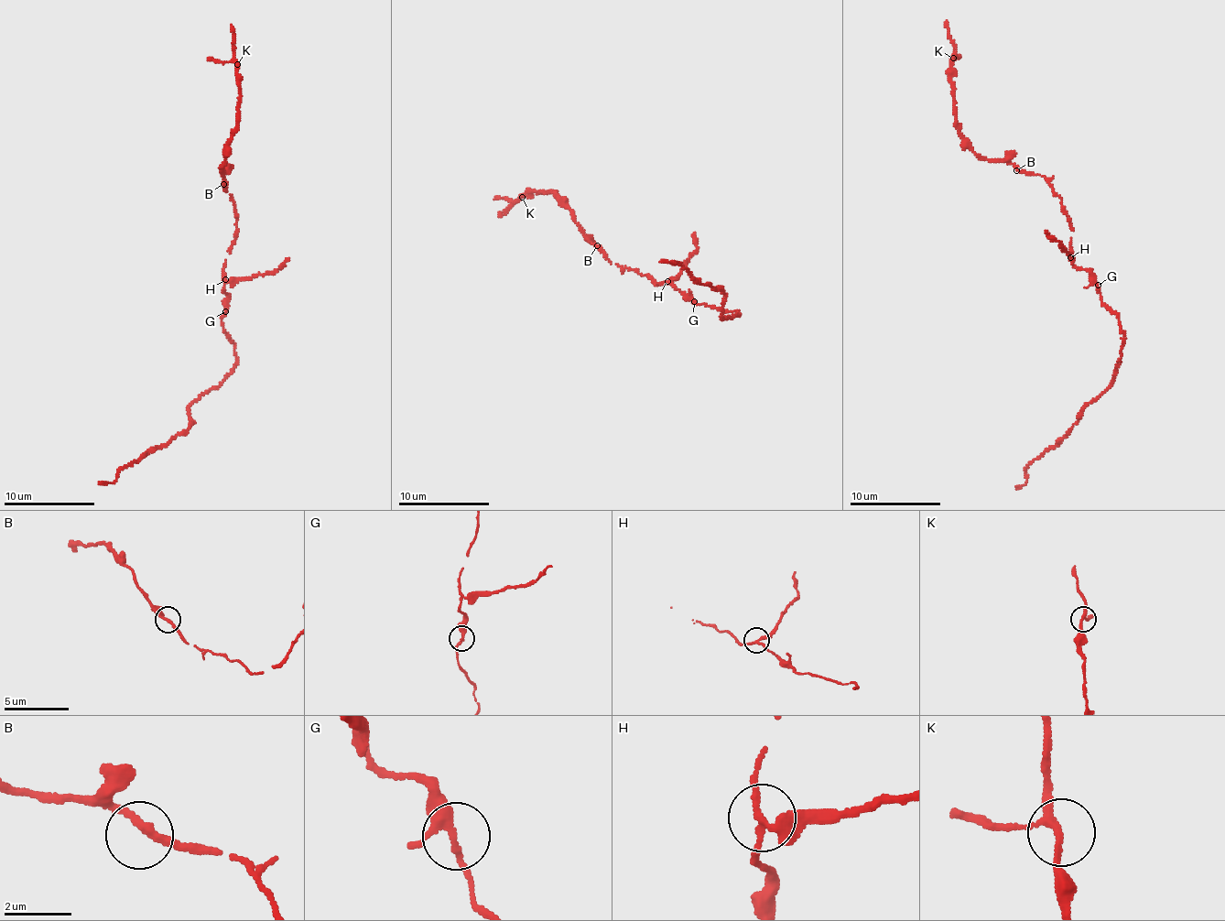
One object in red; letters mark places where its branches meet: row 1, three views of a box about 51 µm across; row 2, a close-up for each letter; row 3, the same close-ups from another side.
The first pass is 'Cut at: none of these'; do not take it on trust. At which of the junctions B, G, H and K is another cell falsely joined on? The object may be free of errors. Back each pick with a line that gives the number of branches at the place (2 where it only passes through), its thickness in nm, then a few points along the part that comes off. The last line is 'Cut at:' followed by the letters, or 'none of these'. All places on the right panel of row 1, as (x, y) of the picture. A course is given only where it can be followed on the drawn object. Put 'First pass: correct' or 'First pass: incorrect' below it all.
H: Branches: 3. Thickness 220 nm. Course of the part to remove: (1071, 258), (1046, 231)
Cut at: H
First pass: incorrect

